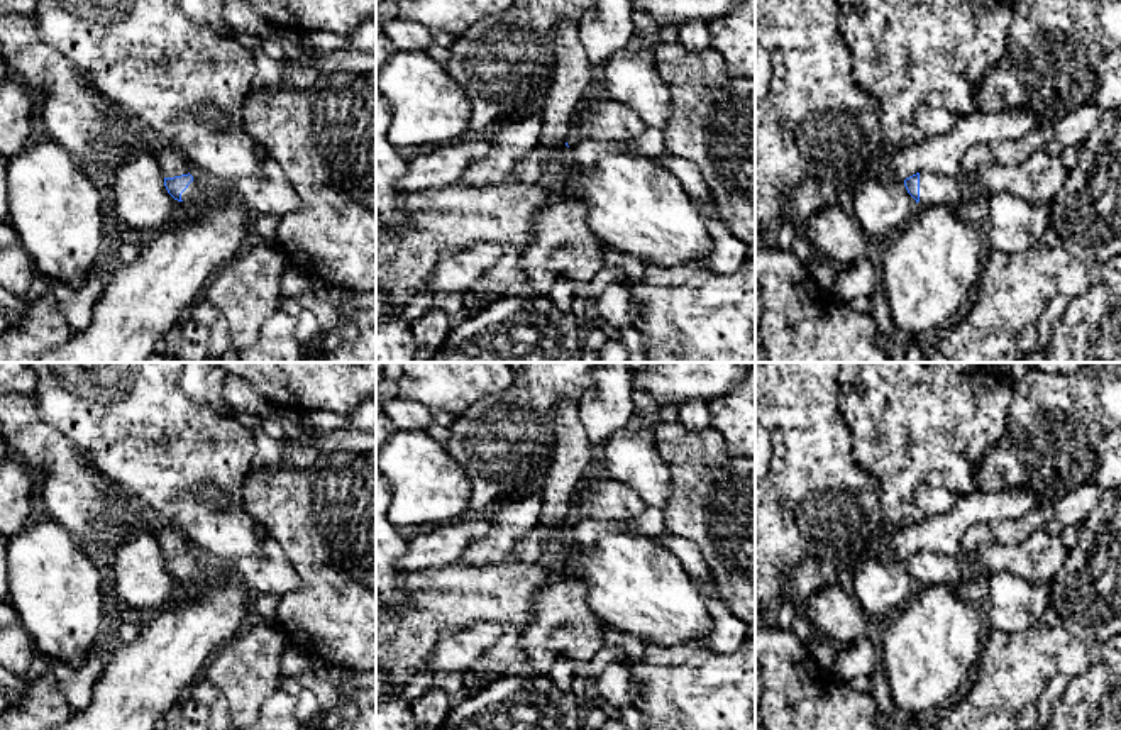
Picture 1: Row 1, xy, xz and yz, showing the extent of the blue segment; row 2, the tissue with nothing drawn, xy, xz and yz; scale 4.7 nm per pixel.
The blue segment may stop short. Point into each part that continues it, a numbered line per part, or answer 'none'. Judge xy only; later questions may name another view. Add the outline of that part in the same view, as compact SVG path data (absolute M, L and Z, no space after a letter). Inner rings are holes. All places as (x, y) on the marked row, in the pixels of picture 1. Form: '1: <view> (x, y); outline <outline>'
1: xy (193, 197); outline M193 180L188 188L181 193L183 203L200 213L205 210L205 207L215 198L217 195L207 193L196 180Z

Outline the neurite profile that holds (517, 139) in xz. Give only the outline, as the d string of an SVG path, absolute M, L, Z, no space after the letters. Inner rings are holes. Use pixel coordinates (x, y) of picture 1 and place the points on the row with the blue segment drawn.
M542 110L506 122L489 141L489 152L461 178L467 188L494 188L513 183L515 168L538 146Z

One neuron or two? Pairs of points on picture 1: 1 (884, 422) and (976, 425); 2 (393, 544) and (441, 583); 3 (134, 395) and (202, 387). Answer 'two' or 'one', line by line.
1: one
2: two
3: two

